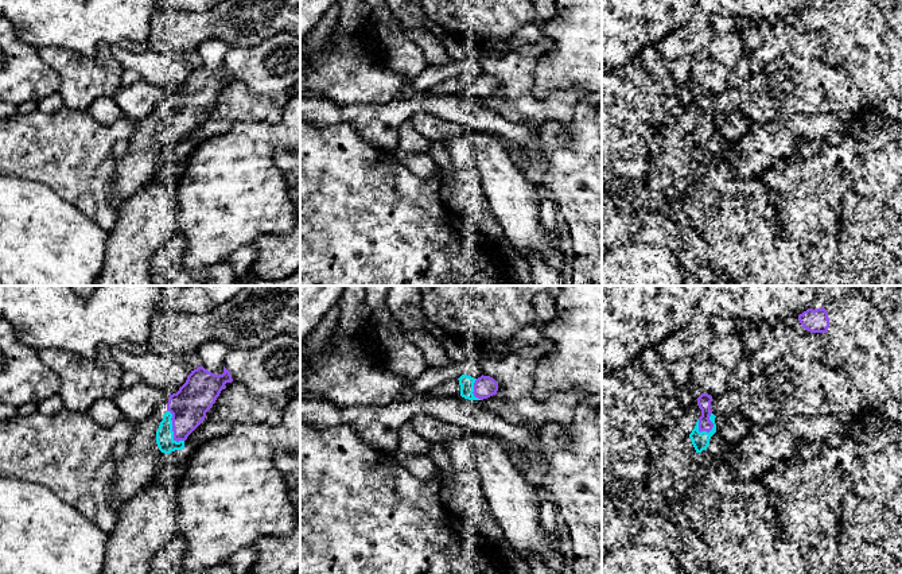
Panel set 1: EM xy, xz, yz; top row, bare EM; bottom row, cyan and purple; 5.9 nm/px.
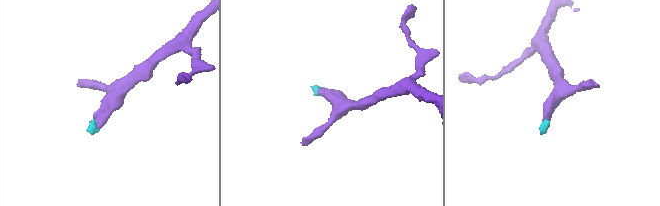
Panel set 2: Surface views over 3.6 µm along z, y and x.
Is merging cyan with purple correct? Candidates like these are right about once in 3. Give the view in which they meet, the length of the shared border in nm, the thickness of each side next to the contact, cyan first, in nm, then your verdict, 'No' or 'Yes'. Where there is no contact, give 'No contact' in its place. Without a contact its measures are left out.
Touches cyan in xy. Shared border 220 nm. Thickness 110 nm (cyan) against 220 nm. Yes

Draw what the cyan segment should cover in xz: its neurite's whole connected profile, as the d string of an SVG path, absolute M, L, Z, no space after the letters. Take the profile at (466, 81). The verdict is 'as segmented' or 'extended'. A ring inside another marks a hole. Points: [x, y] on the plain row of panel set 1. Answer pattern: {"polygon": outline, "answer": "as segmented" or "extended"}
{"polygon": "M462 73L459 77L444 79L440 84L429 88L427 93L429 96L455 96L462 94L469 98L483 98L498 89L498 81L490 74L481 74L474 77L467 73Z", "answer": "extended"}

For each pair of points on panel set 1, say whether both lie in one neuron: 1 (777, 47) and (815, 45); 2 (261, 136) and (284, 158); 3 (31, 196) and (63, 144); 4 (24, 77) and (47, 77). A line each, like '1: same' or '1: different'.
1: same
2: different
3: different
4: same

